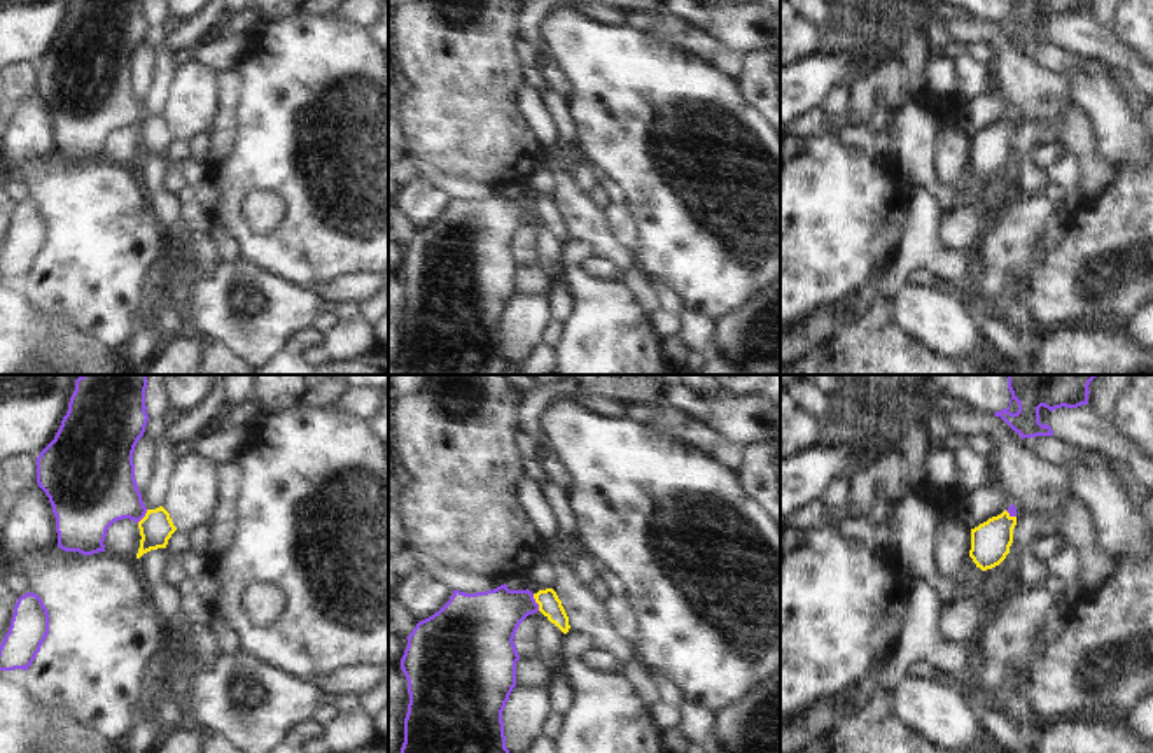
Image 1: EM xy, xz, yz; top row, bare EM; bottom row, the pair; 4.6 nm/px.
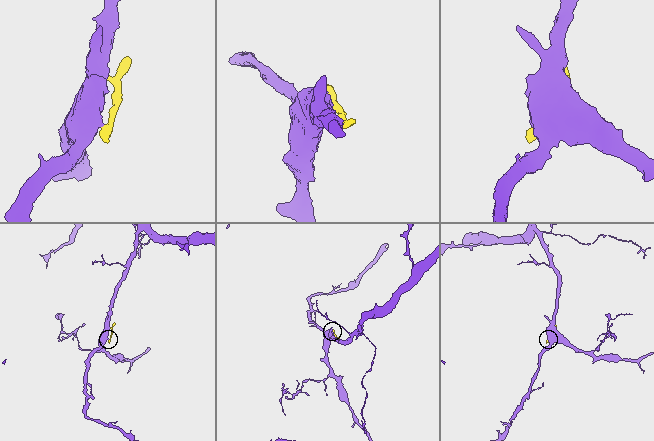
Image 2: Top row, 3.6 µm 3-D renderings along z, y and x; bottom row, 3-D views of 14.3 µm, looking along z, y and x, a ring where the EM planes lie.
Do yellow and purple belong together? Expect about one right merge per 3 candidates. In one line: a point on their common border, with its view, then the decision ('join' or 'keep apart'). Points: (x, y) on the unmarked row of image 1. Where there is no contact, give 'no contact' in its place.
xz (536, 209) | keep apart

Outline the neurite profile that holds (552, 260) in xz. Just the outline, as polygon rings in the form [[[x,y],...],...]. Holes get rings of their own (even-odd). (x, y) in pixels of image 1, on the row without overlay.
[[[541,219],[535,221],[541,231],[539,266],[551,280],[565,280],[565,242],[548,228]]]

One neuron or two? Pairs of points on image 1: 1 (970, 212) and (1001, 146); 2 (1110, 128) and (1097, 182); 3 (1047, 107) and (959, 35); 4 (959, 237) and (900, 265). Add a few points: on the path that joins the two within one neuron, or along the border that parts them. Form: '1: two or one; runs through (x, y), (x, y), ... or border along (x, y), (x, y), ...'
1: two; border along (975, 197), (956, 209)
2: two; border along (1089, 123), (1094, 133), (1096, 154), (1117, 175)
3: one; runs through (1026, 83), (1010, 67), (1003, 49), (984, 34)
4: two; border along (942, 212), (938, 226), (940, 246), (963, 254)

